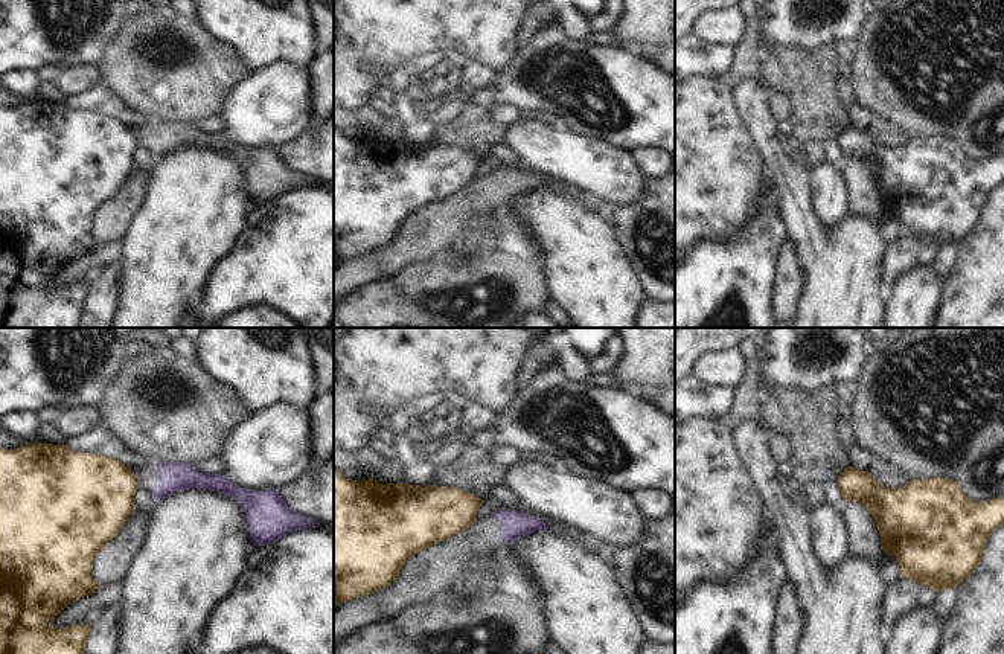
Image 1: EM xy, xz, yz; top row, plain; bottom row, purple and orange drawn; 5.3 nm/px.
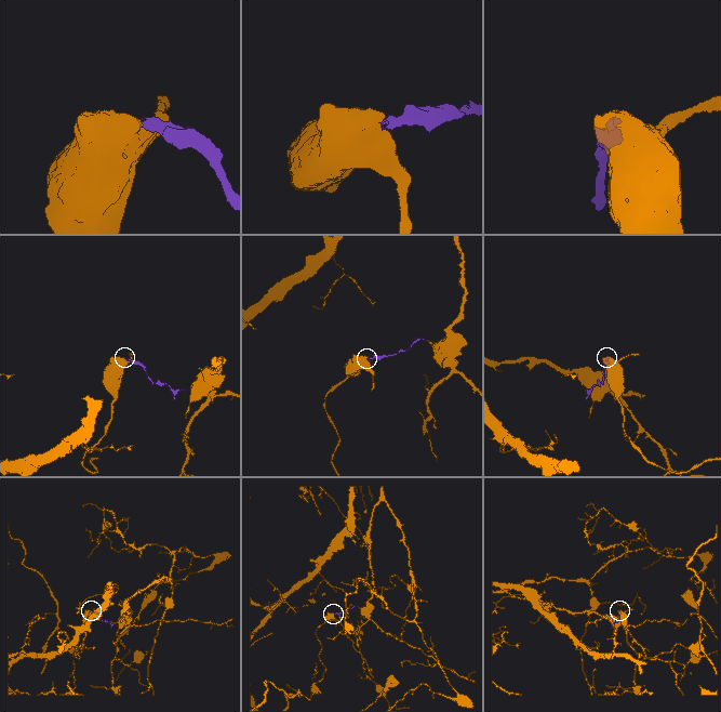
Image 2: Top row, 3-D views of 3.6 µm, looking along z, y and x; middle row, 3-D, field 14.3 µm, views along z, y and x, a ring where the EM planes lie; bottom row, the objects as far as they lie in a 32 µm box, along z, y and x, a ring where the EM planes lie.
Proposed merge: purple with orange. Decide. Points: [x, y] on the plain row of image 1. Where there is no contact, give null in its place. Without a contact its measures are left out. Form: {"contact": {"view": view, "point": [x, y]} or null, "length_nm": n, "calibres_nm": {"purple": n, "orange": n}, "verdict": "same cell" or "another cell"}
{"contact": {"view": "xy", "point": [139, 144]}, "length_nm": 30, "calibres_nm": {"purple": 20, "orange": 440}, "verdict": "another cell"}

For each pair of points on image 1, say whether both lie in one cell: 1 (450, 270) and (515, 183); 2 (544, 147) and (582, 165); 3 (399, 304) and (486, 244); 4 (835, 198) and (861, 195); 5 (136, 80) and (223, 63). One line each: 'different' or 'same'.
1: different
2: same
3: same
4: different
5: same

